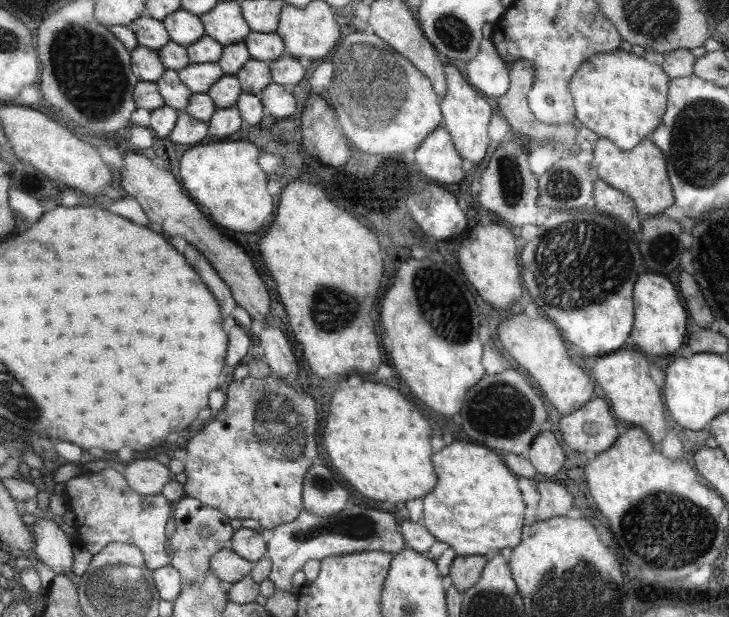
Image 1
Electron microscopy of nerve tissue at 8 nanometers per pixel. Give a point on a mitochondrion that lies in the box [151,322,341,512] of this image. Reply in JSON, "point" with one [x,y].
{"point":[278,421]}

